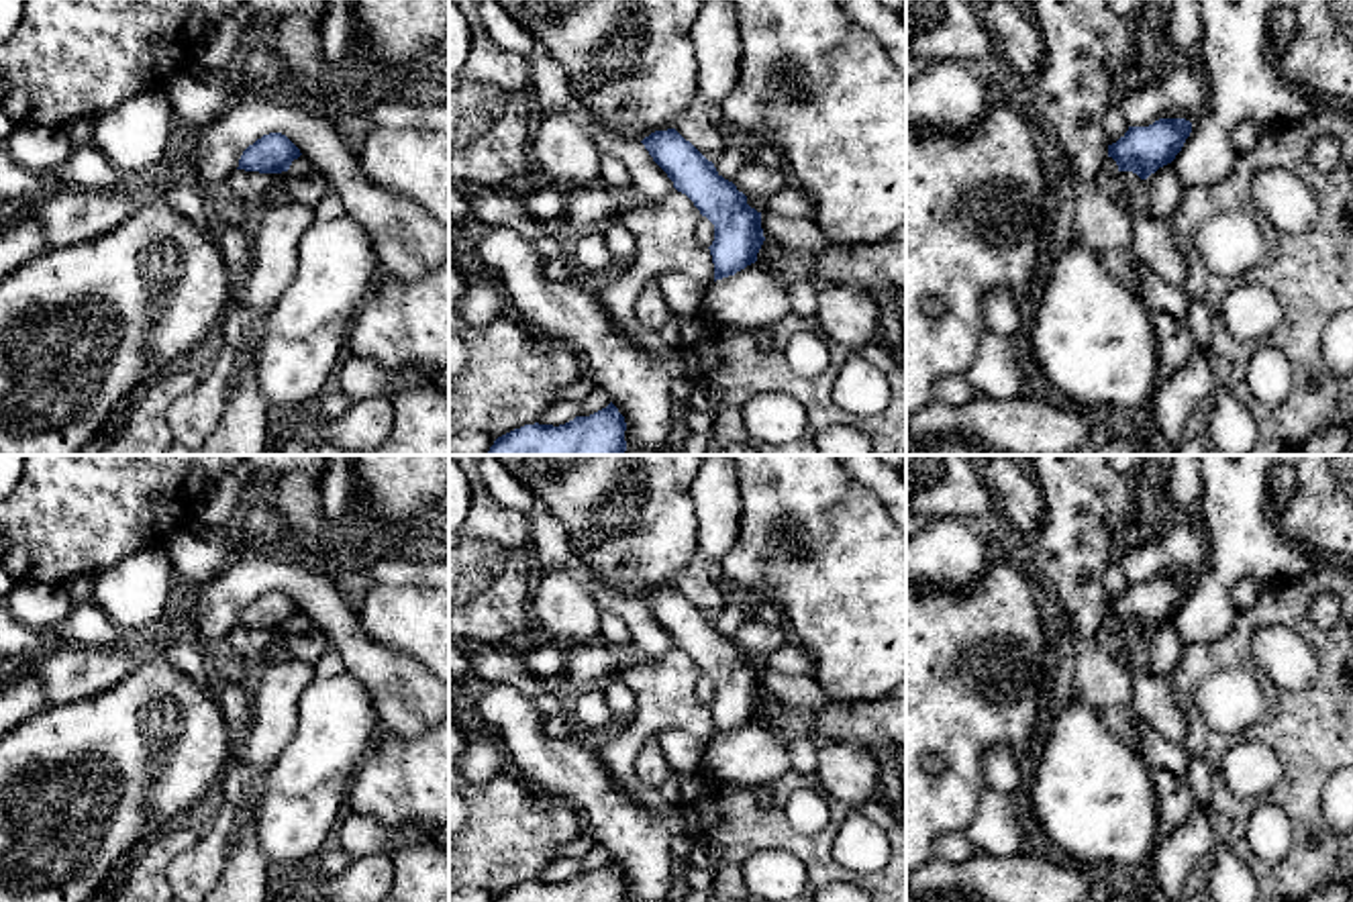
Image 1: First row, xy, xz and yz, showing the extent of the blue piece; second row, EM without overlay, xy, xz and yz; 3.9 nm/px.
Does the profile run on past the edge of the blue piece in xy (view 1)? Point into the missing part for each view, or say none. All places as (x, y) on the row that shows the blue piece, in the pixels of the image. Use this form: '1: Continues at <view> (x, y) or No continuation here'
1: Continues at xy (301, 166)

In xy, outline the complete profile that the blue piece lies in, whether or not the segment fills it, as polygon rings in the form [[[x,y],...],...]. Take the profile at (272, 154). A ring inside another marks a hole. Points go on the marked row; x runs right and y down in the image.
[[[269,133],[243,151],[237,169],[259,173],[282,173],[290,169],[296,176],[308,176],[314,165],[286,135]]]

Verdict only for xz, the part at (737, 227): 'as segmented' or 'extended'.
extended

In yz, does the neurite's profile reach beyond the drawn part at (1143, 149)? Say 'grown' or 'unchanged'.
grown

